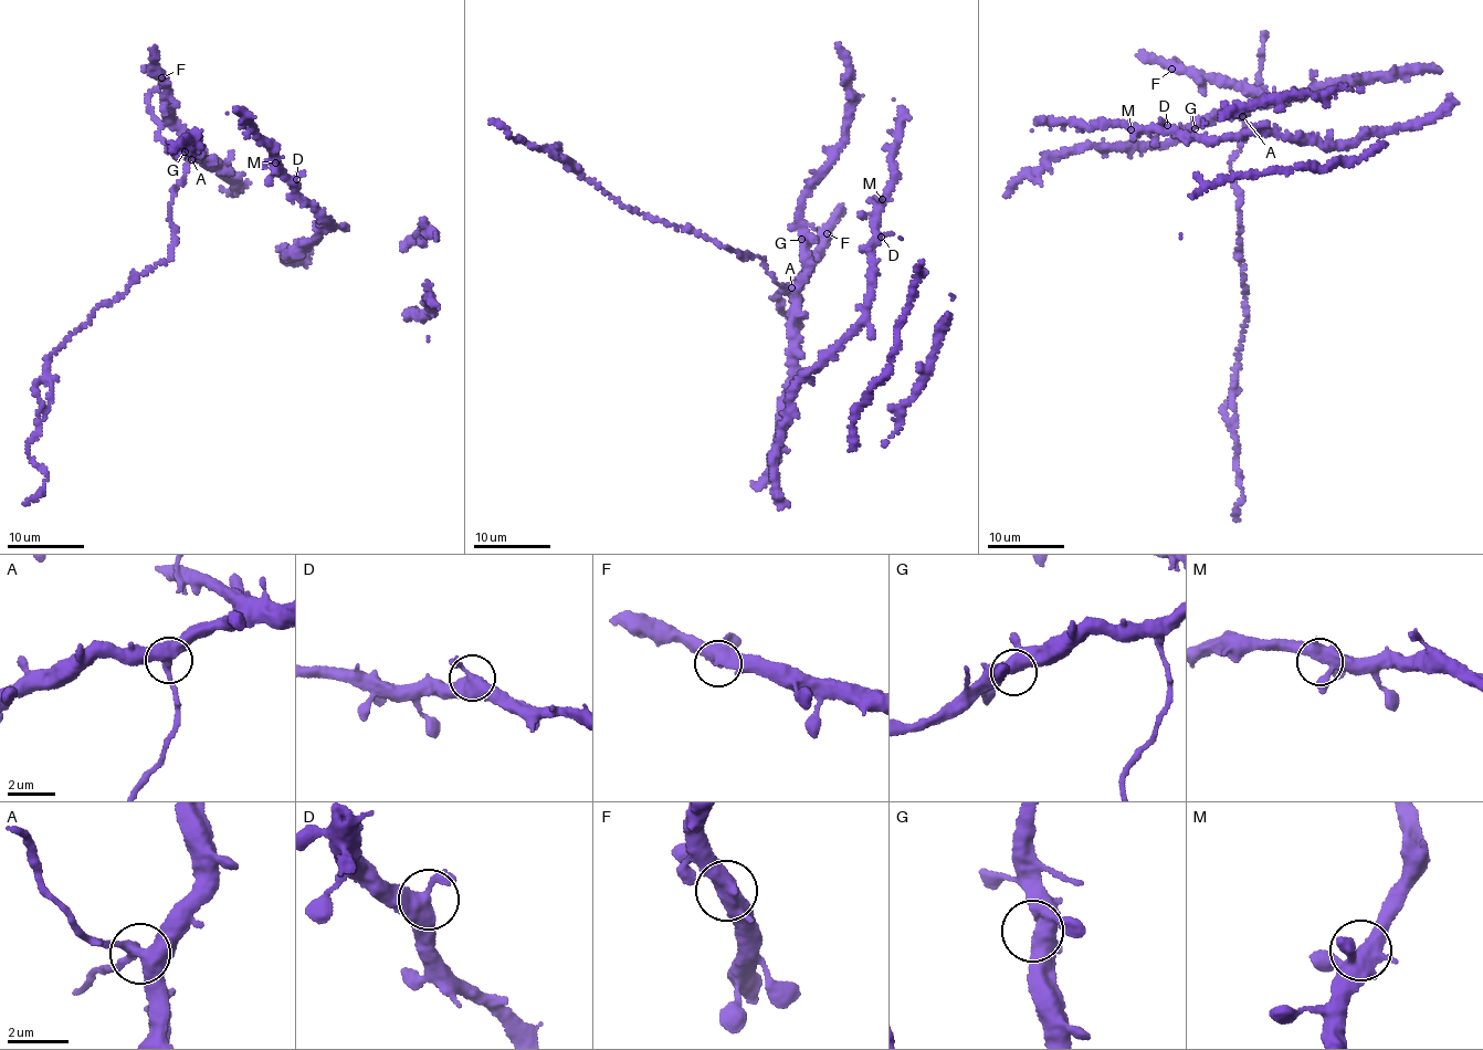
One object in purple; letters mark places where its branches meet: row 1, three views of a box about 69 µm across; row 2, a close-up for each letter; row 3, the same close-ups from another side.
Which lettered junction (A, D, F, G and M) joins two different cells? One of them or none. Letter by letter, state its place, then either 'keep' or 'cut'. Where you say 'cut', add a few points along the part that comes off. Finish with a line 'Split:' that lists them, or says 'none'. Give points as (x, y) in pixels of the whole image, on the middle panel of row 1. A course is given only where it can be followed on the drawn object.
A: place (791, 287); cut; course (790, 289), (775, 280), (764, 260), (744, 256), (691, 230), (629, 209), (572, 163), (509, 136), (491, 121)
D: place (881, 237); keep
F: place (827, 233); keep
G: place (801, 239); keep
M: place (882, 199); keep
Split: A

